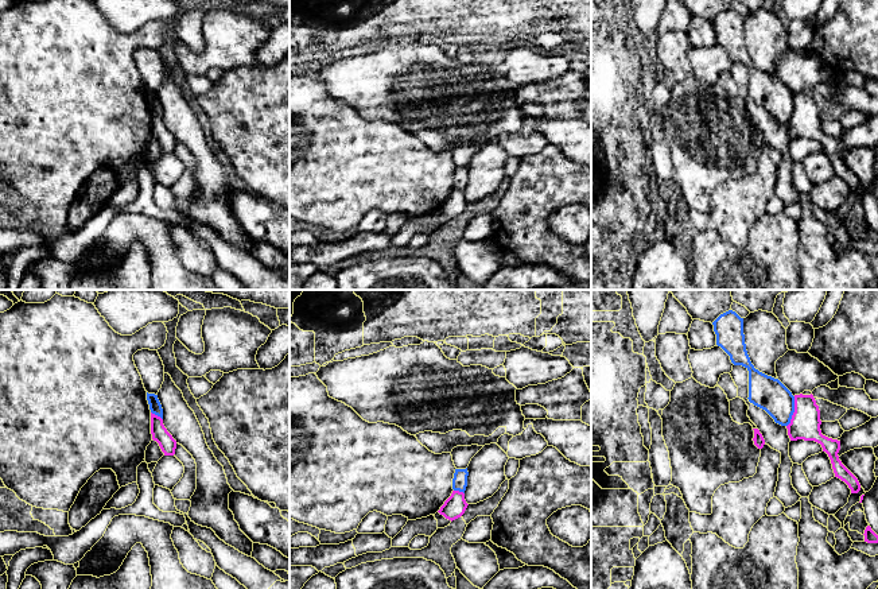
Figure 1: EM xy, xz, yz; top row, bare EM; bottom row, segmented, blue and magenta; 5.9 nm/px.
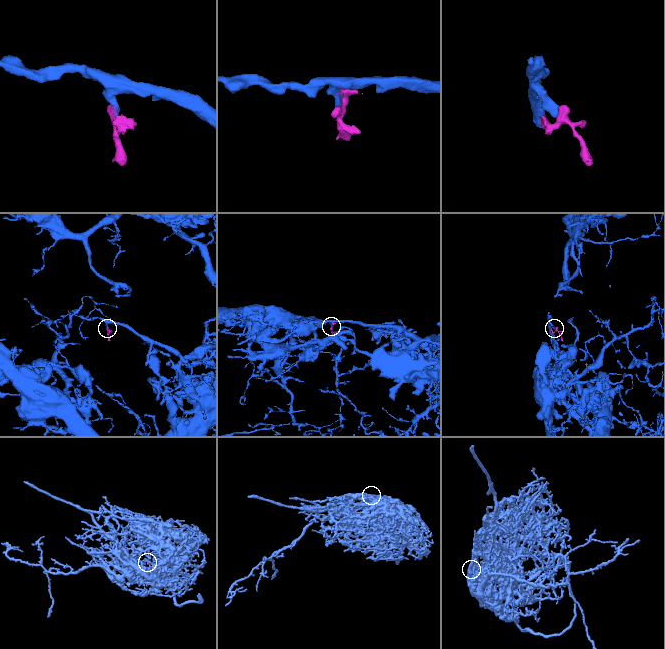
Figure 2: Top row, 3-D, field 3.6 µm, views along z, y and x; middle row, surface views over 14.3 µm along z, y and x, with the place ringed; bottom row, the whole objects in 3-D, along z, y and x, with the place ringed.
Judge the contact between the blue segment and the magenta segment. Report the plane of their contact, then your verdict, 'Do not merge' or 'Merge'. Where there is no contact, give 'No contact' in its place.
Touches blue in yz. Do not merge

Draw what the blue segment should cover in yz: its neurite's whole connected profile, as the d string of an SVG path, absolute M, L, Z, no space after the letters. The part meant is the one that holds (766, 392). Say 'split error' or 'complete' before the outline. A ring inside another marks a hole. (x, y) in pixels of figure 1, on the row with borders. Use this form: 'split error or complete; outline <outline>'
complete; outline M729 310L712 325L716 345L730 356L734 365L749 371L749 402L765 410L776 423L788 426L795 412L795 396L778 379L759 372L751 364L745 344L743 318Z

